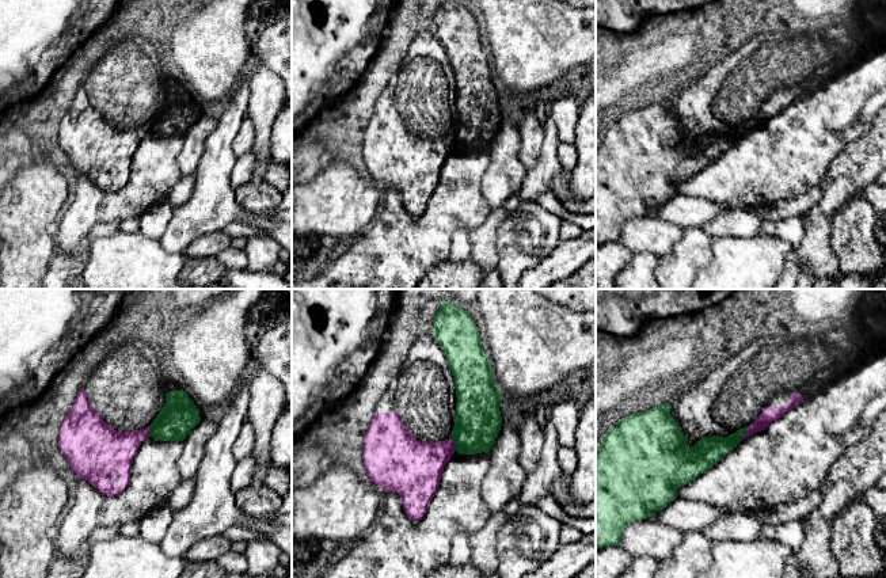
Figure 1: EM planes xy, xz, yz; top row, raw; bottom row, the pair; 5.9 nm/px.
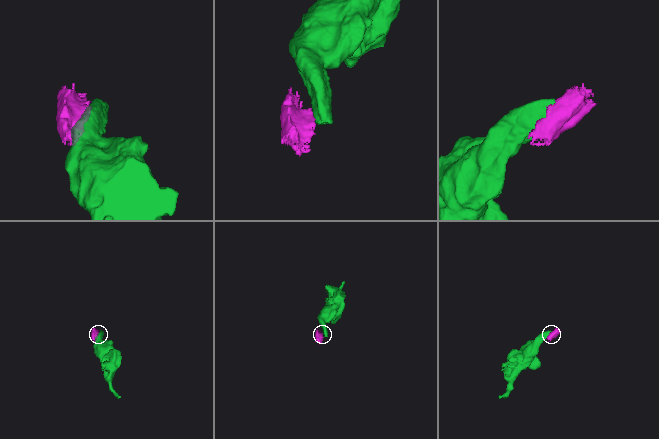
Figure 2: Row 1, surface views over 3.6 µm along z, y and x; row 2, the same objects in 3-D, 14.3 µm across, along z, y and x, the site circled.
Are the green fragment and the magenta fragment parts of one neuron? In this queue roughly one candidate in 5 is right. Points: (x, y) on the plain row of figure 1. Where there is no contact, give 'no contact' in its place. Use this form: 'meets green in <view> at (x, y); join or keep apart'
meets green in yz at (745, 129); keep apart

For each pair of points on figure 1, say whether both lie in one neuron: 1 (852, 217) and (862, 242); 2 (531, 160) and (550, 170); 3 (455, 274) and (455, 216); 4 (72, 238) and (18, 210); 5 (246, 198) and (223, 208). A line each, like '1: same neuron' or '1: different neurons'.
1: same neuron
2: different neurons
3: different neurons
4: different neurons
5: different neurons

